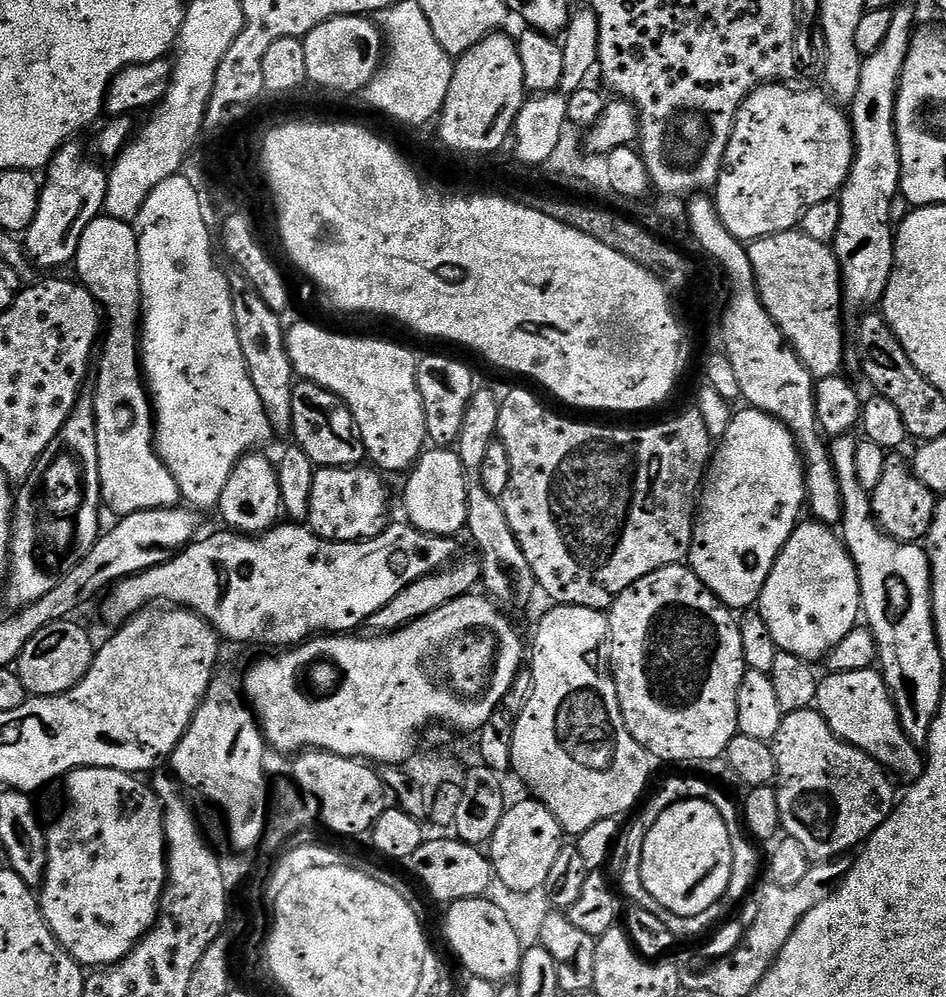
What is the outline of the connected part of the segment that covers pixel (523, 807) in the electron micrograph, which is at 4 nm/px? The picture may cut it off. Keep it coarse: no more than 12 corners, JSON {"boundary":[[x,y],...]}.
{"boundary":[[541,800],[505,807],[490,841],[494,876],[543,888],[562,829]]}

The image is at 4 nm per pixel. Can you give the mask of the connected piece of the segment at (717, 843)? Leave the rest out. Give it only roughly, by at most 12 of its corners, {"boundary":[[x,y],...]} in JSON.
{"boundary":[[669,804],[642,842],[646,890],[700,916],[730,885],[728,823]]}

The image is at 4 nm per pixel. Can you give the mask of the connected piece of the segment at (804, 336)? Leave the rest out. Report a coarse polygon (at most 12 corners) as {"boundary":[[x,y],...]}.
{"boundary":[[748,247],[760,300],[813,379],[844,364],[835,251]]}

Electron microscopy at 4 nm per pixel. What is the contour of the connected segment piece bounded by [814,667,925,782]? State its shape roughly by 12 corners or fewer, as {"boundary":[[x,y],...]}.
{"boundary":[[875,667],[828,672],[817,712],[838,739],[915,782],[925,761]]}

